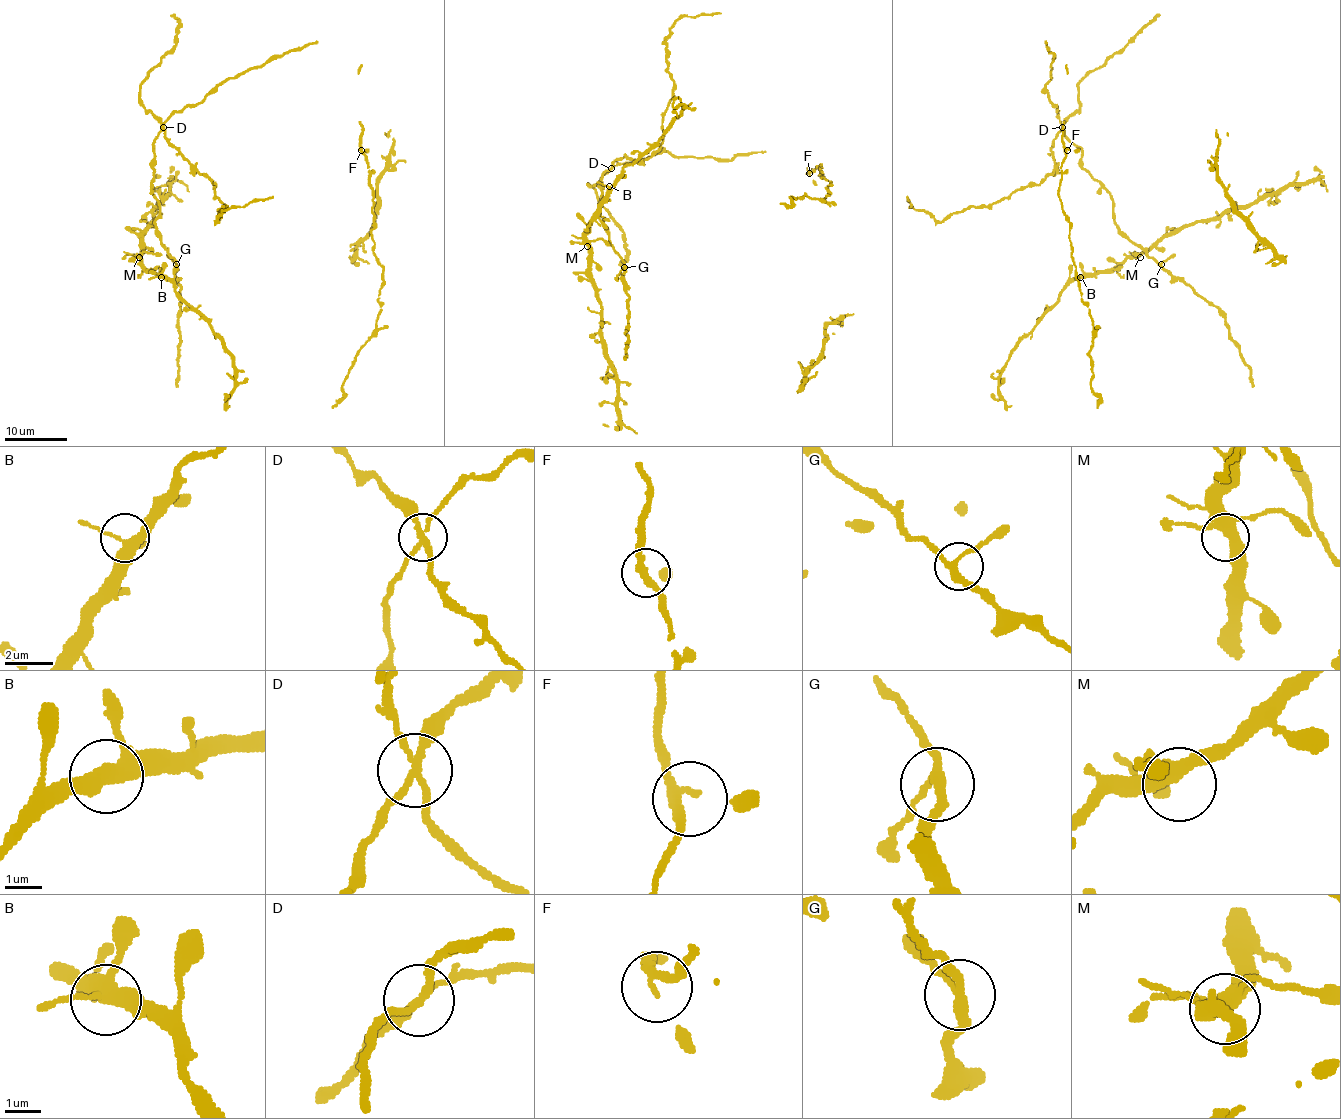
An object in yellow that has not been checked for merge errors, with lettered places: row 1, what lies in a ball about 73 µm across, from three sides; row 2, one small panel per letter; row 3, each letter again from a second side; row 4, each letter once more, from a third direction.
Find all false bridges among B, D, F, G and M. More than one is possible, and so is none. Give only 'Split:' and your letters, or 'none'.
Split: D

